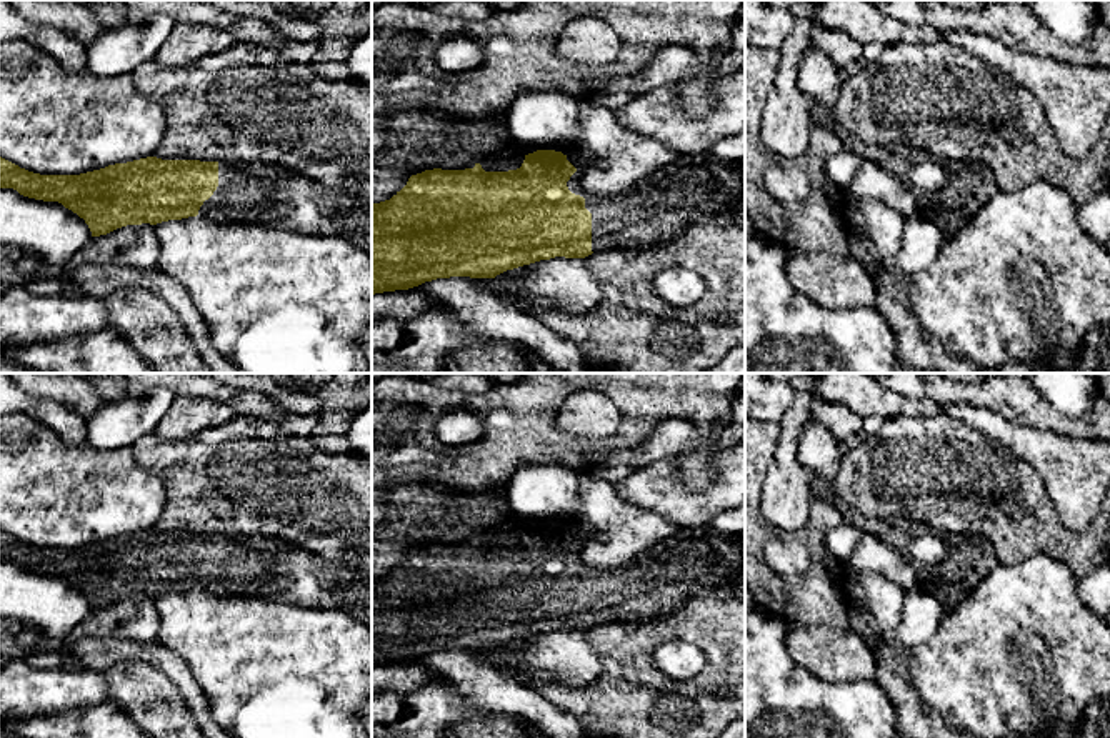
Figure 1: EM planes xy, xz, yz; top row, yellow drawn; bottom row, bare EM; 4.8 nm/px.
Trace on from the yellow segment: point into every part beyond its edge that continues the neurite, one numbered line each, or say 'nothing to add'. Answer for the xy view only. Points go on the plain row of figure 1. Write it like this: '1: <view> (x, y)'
1: xy (249, 567)

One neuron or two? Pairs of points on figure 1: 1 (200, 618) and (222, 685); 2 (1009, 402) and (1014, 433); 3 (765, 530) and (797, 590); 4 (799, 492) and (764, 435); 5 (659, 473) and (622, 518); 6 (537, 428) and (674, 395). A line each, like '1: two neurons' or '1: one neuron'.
1: one neuron
2: two neurons
3: one neuron
4: two neurons
5: two neurons
6: one neuron

